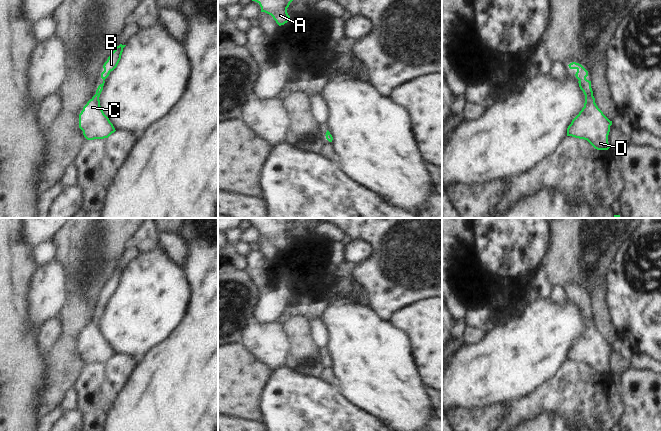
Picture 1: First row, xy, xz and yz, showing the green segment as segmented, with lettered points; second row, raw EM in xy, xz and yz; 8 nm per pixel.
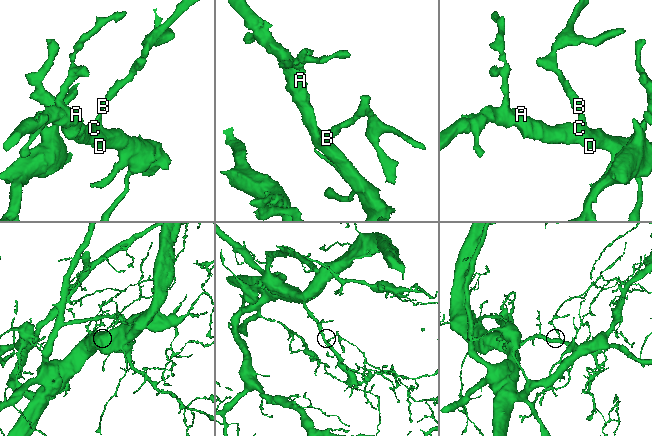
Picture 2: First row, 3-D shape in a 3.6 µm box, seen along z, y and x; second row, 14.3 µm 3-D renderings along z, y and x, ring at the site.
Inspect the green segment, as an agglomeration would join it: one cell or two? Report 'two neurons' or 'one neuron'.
one neuron

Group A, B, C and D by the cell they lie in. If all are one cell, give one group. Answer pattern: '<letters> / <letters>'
A B C D

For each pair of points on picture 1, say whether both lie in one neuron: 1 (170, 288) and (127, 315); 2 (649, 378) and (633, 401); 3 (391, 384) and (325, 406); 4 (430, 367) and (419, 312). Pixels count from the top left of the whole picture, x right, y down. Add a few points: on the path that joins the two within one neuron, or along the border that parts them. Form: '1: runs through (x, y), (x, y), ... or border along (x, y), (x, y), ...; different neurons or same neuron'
1: runs through (159, 297), (138, 315); same neuron
2: runs through (647, 384), (646, 388), (639, 395); same neuron
3: border along (339, 385), (342, 392), (349, 399), (367, 411); different neurons
4: runs through (430, 353), (429, 326); same neuron

